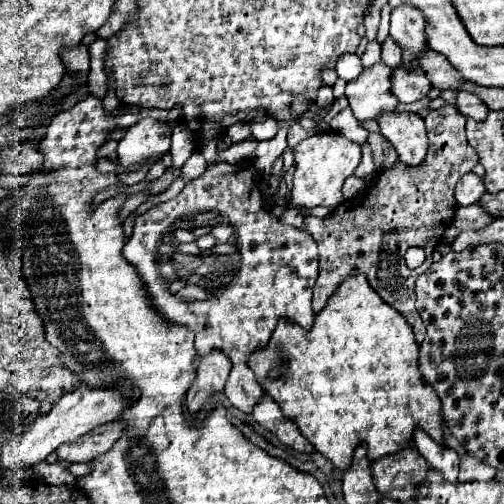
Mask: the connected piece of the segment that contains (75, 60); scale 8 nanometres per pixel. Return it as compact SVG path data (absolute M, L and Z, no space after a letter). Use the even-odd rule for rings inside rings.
M85 44L77 46L77 50L65 50L63 62L67 72L79 72L87 74L89 72L89 48Z

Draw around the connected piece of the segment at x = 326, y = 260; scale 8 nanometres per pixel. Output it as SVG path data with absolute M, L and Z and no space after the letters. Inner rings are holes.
M445 104L443 108L431 110L427 114L427 138L429 138L429 150L427 150L425 160L419 166L407 166L403 162L395 162L391 168L381 170L371 180L369 188L365 188L361 198L351 200L351 202L341 202L341 206L337 206L327 218L305 216L305 230L313 236L313 240L319 246L319 278L313 288L313 310L315 312L325 306L329 294L333 294L333 290L349 274L365 274L371 288L389 306L393 306L397 312L401 312L405 316L405 320L413 328L417 344L423 342L425 326L421 322L421 316L415 310L415 280L419 274L423 274L431 266L431 262L433 262L431 254L433 254L435 246L439 244L439 240L443 238L449 222L453 222L455 206L457 206L457 202L453 198L453 190L455 190L457 180L463 174L471 172L475 164L479 164L477 152L469 146L469 142L465 138L465 116L455 106ZM411 246L419 246L427 254L425 264L415 270L407 268L407 264L405 264L405 252Z

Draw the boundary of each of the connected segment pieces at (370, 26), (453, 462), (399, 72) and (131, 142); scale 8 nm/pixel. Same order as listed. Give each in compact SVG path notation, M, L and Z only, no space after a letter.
M369 6L363 24L365 24L365 28L367 28L367 40L373 42L373 40L377 38L377 28L379 28L379 8Z
M421 428L413 432L413 442L421 456L429 462L429 466L441 470L445 474L445 480L457 482L457 466L459 466L459 454L451 446L443 446L435 442L431 436L427 436Z
M399 66L391 74L391 92L403 104L425 98L429 88L431 88L431 82L425 78L425 72L421 68L405 70L403 66Z
M145 118L127 128L125 136L119 142L117 158L119 164L131 166L145 162L147 158L161 158L169 152L171 146L171 124Z

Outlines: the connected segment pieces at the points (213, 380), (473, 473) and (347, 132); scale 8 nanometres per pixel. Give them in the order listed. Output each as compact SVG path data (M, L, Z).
M221 350L205 354L197 366L197 378L187 390L187 408L191 414L199 412L213 392L221 392L231 370L229 358Z
M463 454L461 456L461 468L459 468L459 480L493 480L495 478L495 468L487 466L485 462Z
M347 107L338 113L330 122L331 128L335 132L341 132L345 138L359 142L361 146L367 142L367 130L357 126L359 122L355 120L353 112L350 107Z

